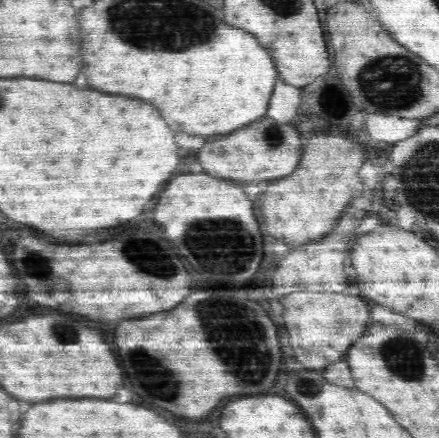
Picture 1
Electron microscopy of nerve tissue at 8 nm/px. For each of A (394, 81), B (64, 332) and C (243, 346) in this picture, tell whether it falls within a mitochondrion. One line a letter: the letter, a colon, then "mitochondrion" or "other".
A: mitochondrion
B: mitochondrion
C: mitochondrion

